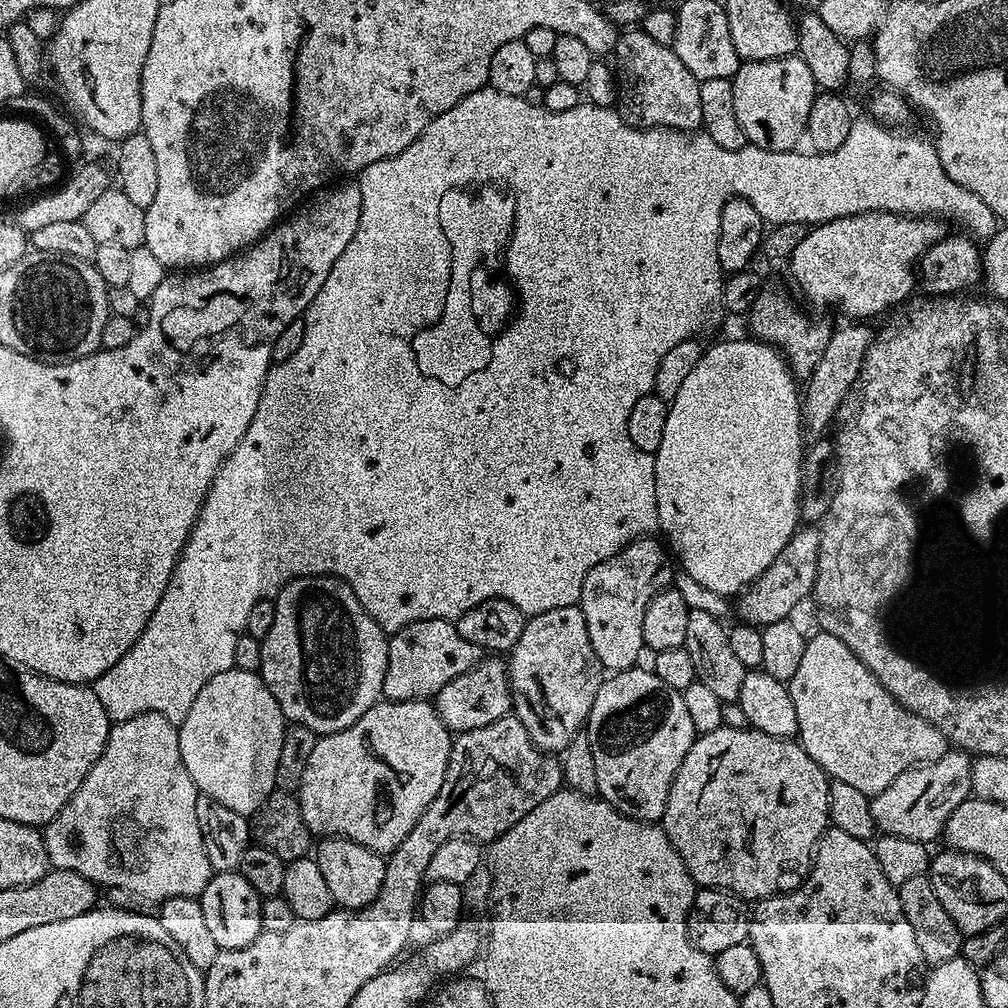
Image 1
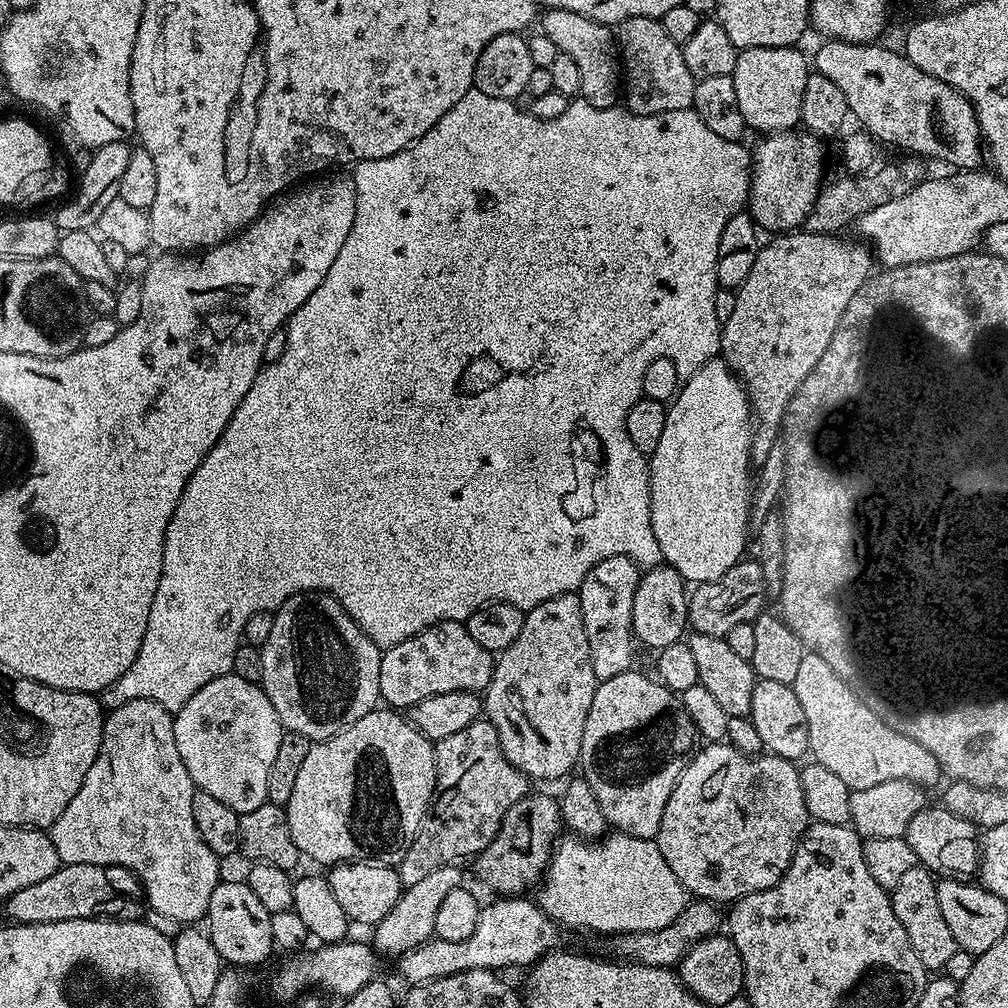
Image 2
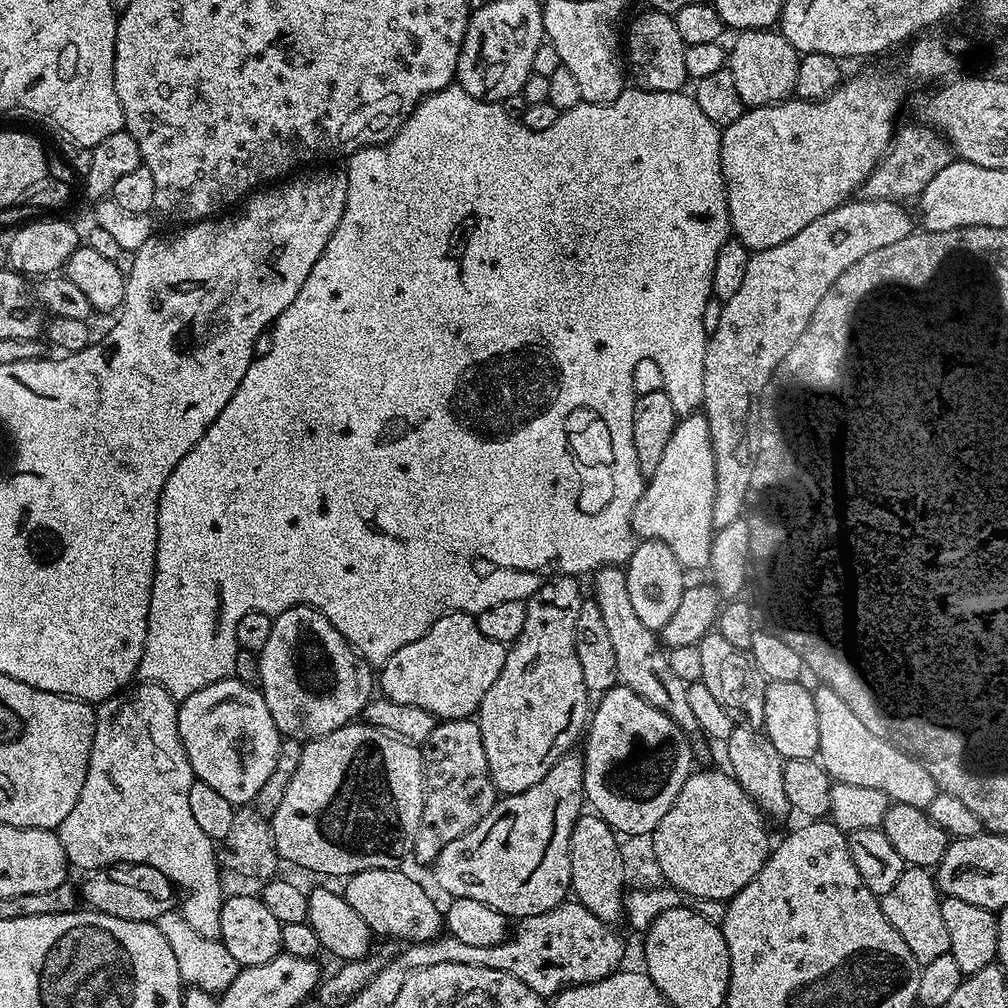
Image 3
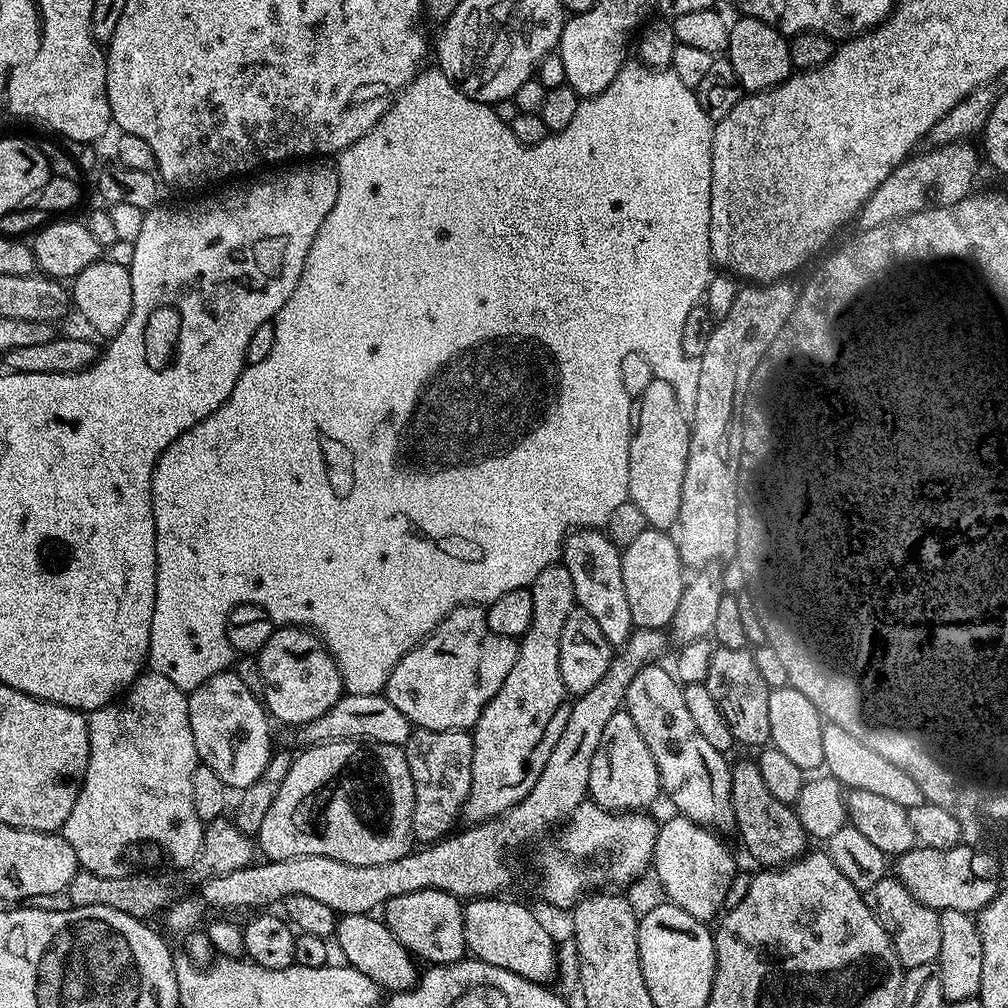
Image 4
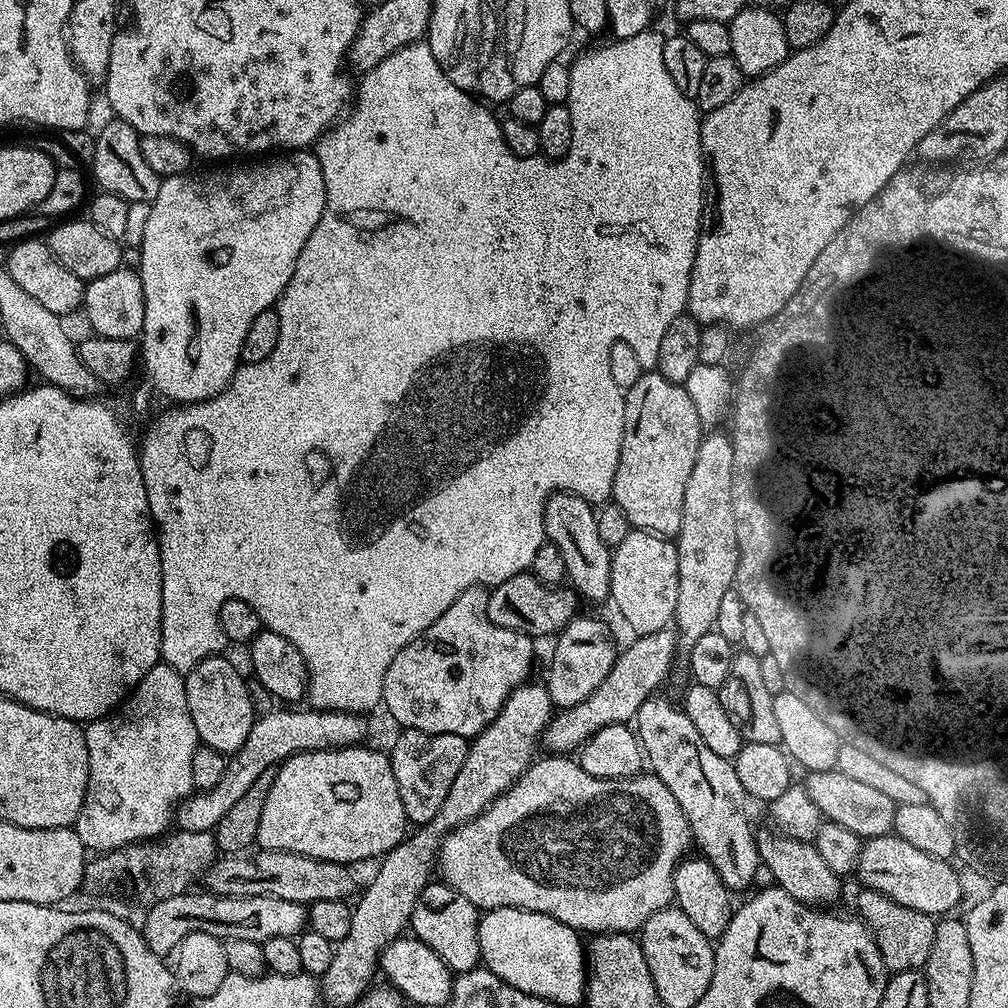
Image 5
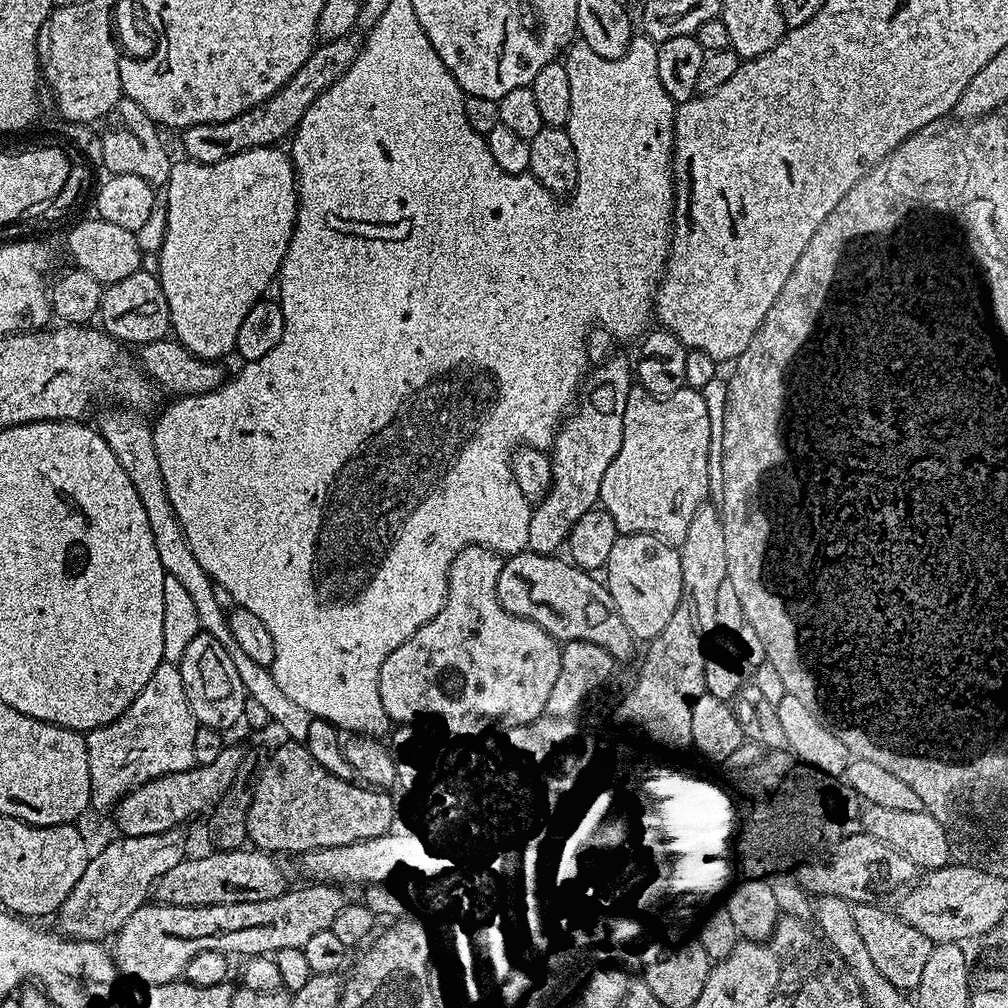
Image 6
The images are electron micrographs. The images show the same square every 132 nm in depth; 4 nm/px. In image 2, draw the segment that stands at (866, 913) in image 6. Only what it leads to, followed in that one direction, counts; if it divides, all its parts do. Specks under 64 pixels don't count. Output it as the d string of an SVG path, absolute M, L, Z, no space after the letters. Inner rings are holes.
M917 866L909 870L898 881L898 886L890 890L894 914L898 922L902 922L902 930L906 930L906 938L910 938L910 946L914 946L914 954L918 954L918 962L930 974L939 973L946 966L946 962L958 951L954 942L954 933L938 906L937 877L932 875L929 868Z

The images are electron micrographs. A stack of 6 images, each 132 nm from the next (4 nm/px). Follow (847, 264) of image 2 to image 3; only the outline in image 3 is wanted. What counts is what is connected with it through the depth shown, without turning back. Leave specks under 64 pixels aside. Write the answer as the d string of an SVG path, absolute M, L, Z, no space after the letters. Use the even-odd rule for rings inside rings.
M852 198L847 202L840 204L834 210L830 210L826 214L822 214L822 218L814 218L814 222L810 222L810 226L802 226L802 230L798 230L798 234L794 234L794 238L786 238L786 242L782 242L778 246L770 246L769 248L761 248L753 251L749 255L746 262L746 275L742 277L739 289L734 294L734 298L723 301L724 309L722 310L722 318L718 318L718 330L714 330L708 337L708 345L706 346L706 358L704 359L704 373L702 374L702 386L704 394L702 397L702 415L708 419L708 429L710 430L710 438L712 439L712 449L716 455L716 485L714 486L714 518L713 525L716 528L722 526L730 526L730 522L741 519L745 515L746 505L748 502L748 487L750 486L750 474L752 469L749 461L746 459L739 460L736 455L740 452L740 447L744 444L744 431L748 428L748 411L753 411L754 401L764 391L764 387L770 382L770 378L774 374L774 370L782 362L782 358L786 358L786 354L790 354L790 350L794 346L794 342L798 342L798 338L802 338L802 334L806 330L806 326L810 322L810 318L814 314L814 310L818 310L818 302L822 302L824 295L828 293L834 286L834 282L838 282L838 278L842 274L846 274L846 270L850 270L850 266L854 266L854 262L858 262L858 258L866 258L866 254L874 254L874 250L882 250L882 246L891 246L893 242L898 242L902 238L911 236L914 231L914 216L904 209L903 203L895 200L865 200L863 198Z

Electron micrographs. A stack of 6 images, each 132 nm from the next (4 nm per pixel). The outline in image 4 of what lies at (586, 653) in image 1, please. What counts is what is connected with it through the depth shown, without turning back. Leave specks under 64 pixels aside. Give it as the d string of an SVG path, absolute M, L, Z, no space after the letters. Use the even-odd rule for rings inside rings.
M554 562L546 566L538 578L534 578L530 591L532 617L530 626L519 637L514 666L510 666L510 674L506 674L502 690L490 698L476 727L471 729L474 762L470 766L470 790L462 809L462 816L468 819L469 825L483 824L485 820L500 816L515 804L520 804L522 798L534 790L534 782L538 782L538 774L542 774L542 766L546 766L546 758L550 758L550 750L554 750L554 745L562 735L562 726L566 726L566 718L572 709L570 694L562 682L562 670L558 670L558 642L562 642L562 625L570 615L570 610L576 607L574 578L570 578L570 570L566 570L563 562Z

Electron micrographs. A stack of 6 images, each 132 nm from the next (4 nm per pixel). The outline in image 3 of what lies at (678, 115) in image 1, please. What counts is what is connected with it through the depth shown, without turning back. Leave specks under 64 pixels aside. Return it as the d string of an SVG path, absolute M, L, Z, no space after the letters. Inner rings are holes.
M644 10L641 16L636 16L626 28L626 68L637 85L651 92L678 92L685 87L684 83L689 83L690 77L686 70L685 45L682 37L678 35L678 26L674 26L672 16L667 12L654 12Z

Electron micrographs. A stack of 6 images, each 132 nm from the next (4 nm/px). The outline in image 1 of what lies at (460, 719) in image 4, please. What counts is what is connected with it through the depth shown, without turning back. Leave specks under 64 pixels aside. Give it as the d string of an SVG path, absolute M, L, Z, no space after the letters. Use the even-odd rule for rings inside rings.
M419 620L402 630L391 633L388 641L388 665L384 679L385 701L393 700L428 700L434 698L446 686L446 682L454 682L458 674L466 674L482 659L482 649L474 646L474 642L466 642L462 634L458 634L455 623L451 620Z

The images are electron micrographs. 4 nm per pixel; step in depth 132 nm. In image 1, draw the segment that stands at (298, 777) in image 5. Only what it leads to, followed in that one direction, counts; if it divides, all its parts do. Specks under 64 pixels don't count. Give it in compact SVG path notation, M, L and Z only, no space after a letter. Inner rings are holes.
M393 700L391 702L377 702L358 722L351 724L349 728L343 728L337 732L329 732L317 739L314 750L310 750L310 758L306 758L306 770L300 779L298 799L302 818L306 822L309 833L313 837L323 838L325 836L341 836L347 840L358 842L358 846L366 846L366 850L374 850L379 856L387 857L388 853L398 850L398 845L414 830L414 826L422 818L422 814L434 802L438 790L442 790L442 782L446 778L446 766L452 749L453 733L448 731L442 718L436 712L435 703L428 700Z

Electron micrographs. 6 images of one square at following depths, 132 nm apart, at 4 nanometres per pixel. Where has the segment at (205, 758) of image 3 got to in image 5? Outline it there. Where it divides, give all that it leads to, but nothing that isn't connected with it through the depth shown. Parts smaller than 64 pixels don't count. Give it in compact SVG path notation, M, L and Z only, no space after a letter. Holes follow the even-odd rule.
M209 654L184 677L186 706L190 706L190 718L194 718L194 730L198 730L200 744L225 754L235 754L246 742L257 715L250 706L250 694L245 677L230 666L228 656Z

